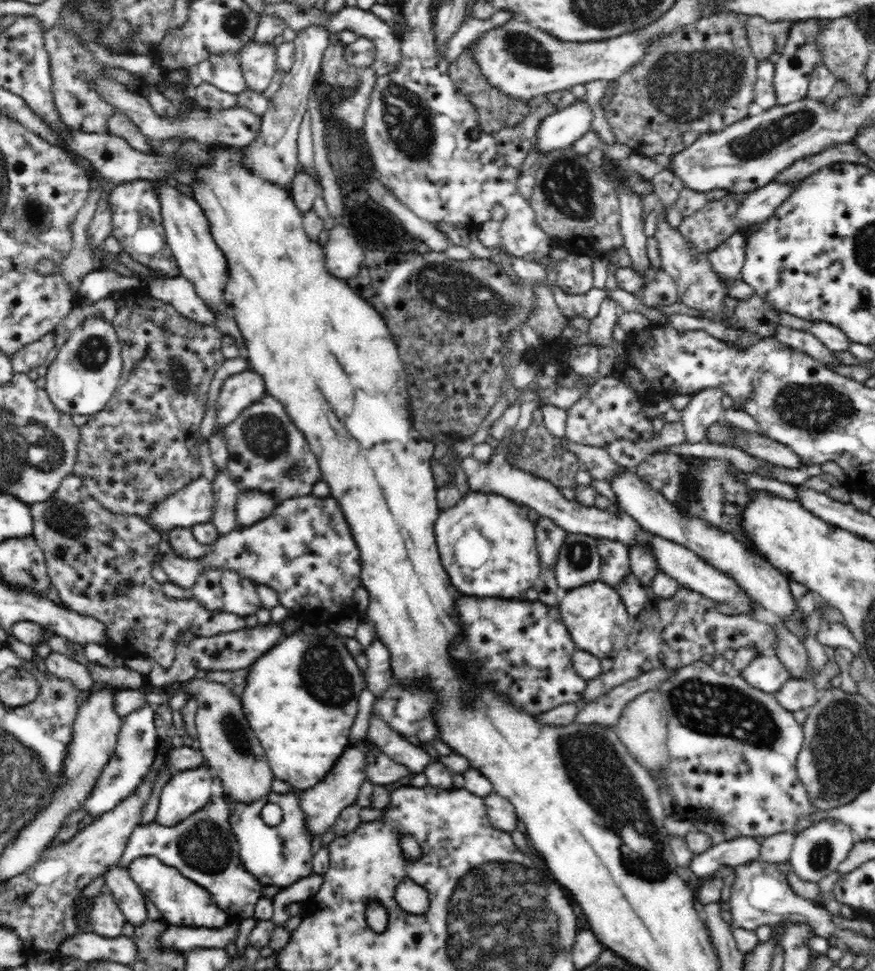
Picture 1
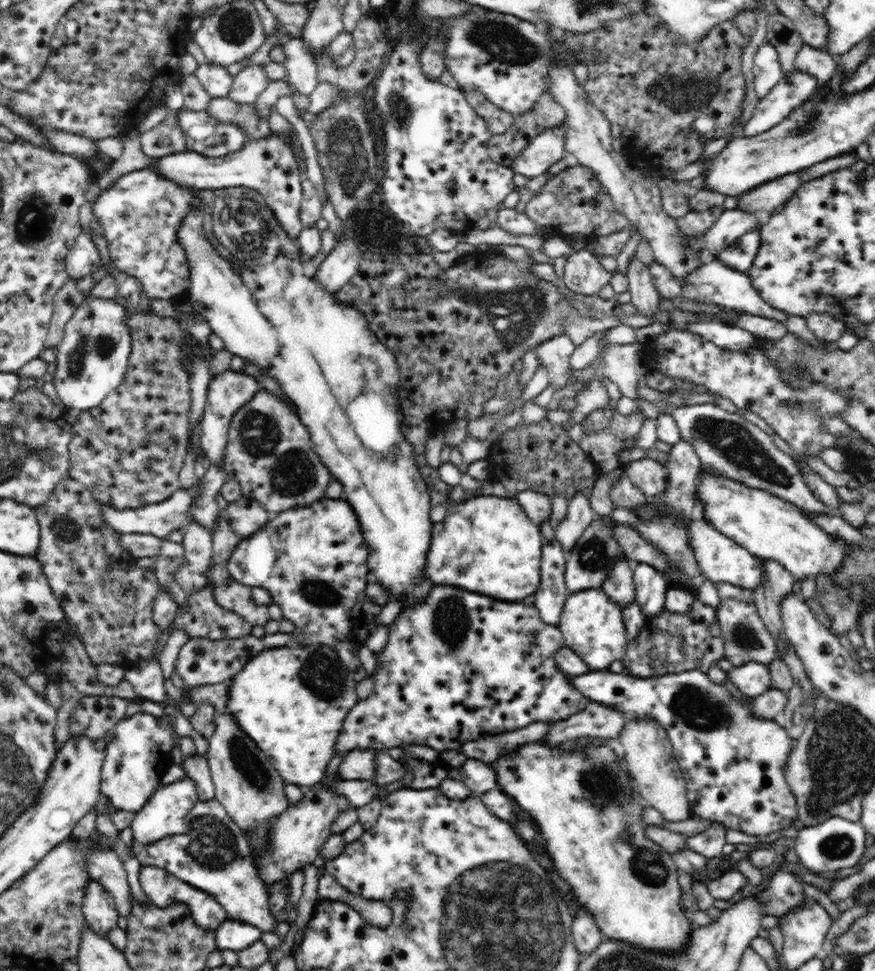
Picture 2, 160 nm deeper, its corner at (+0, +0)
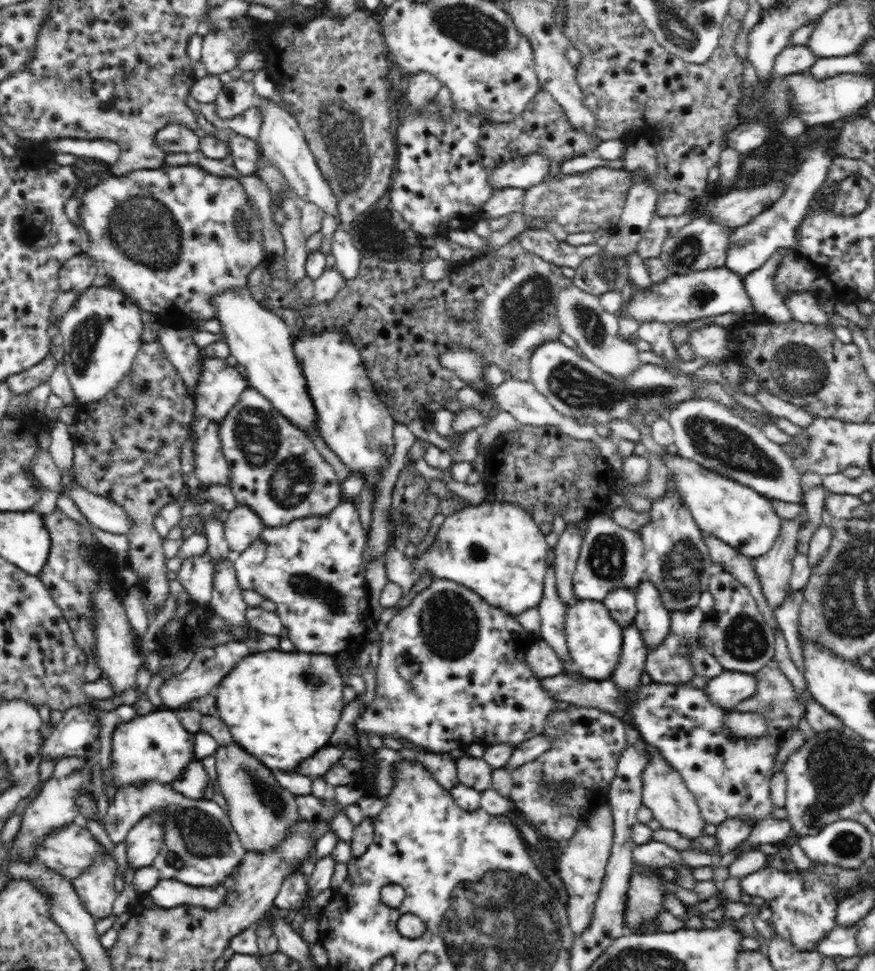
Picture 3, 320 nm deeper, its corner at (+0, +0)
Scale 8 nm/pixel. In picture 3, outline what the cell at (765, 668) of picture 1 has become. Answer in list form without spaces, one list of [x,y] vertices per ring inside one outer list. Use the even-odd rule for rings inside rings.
[[[724,671],[719,676],[709,680],[706,684],[706,695],[716,702],[718,707],[733,711],[735,707],[751,698],[758,690],[757,674],[746,674],[734,671]]]

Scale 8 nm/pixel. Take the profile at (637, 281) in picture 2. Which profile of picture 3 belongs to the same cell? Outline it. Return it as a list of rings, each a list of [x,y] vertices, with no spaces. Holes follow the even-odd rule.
[[[647,321],[640,324],[636,335],[645,342],[650,342],[651,351],[656,356],[662,356],[670,366],[678,366],[678,351],[670,339],[671,327],[658,323],[658,321]]]

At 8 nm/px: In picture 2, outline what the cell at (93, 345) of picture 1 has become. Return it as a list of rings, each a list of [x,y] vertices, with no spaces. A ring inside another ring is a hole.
[[[85,298],[76,308],[57,345],[57,367],[52,380],[64,408],[93,409],[122,384],[131,352],[127,314],[127,305],[120,299]]]

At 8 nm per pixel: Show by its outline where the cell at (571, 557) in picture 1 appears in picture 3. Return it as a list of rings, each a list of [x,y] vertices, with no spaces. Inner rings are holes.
[[[600,512],[589,519],[589,529],[583,538],[581,551],[572,576],[574,596],[603,602],[606,594],[616,588],[635,590],[646,577],[644,545],[640,535],[620,526],[608,512]]]

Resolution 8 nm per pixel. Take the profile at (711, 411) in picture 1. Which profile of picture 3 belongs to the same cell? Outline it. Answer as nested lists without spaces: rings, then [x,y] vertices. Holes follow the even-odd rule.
[[[669,476],[666,485],[668,485],[666,494],[652,502],[648,524],[640,528],[640,537],[644,545],[645,574],[646,578],[653,582],[654,586],[659,590],[666,610],[671,613],[684,612],[698,607],[698,600],[700,600],[702,592],[708,590],[708,582],[710,582],[712,576],[708,570],[712,568],[713,562],[702,537],[704,534],[697,526],[697,522],[694,520],[689,508],[680,500],[675,491],[675,486],[673,486],[673,480]]]

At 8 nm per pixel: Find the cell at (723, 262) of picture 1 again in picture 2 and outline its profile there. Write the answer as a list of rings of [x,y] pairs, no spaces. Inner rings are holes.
[[[754,228],[740,236],[736,243],[726,248],[718,257],[724,264],[740,272],[747,273],[758,255],[760,246],[760,228]]]

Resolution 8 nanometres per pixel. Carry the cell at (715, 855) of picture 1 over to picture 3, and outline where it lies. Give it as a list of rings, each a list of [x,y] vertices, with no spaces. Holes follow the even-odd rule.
[[[648,841],[646,844],[636,845],[632,858],[633,862],[641,862],[642,866],[657,866],[657,868],[667,866],[675,869],[686,865],[680,857],[680,850],[660,841]]]

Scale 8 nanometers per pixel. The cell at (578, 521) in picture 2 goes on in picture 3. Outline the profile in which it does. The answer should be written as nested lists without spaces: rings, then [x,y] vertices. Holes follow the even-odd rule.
[[[567,523],[567,529],[558,535],[558,542],[554,549],[555,561],[552,564],[556,575],[556,592],[567,607],[578,600],[574,596],[572,576],[581,551],[583,538],[576,528],[577,523]]]

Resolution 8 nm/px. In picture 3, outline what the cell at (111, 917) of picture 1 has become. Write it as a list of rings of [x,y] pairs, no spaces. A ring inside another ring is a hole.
[[[108,851],[94,859],[94,862],[80,876],[70,881],[84,908],[94,918],[106,918],[112,914],[112,906],[117,897],[114,878],[118,864]]]

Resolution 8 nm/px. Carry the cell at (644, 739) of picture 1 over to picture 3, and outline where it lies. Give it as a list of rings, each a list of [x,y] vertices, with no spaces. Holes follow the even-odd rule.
[[[643,742],[643,750],[646,752],[646,768],[642,770],[642,802],[653,812],[653,818],[656,818],[661,824],[661,828],[666,830],[678,831],[682,836],[691,838],[691,840],[700,838],[704,832],[704,826],[707,822],[703,820],[697,800],[686,787],[685,780],[681,774],[674,770],[669,762],[662,758],[660,750],[656,746],[650,746],[648,742]]]

